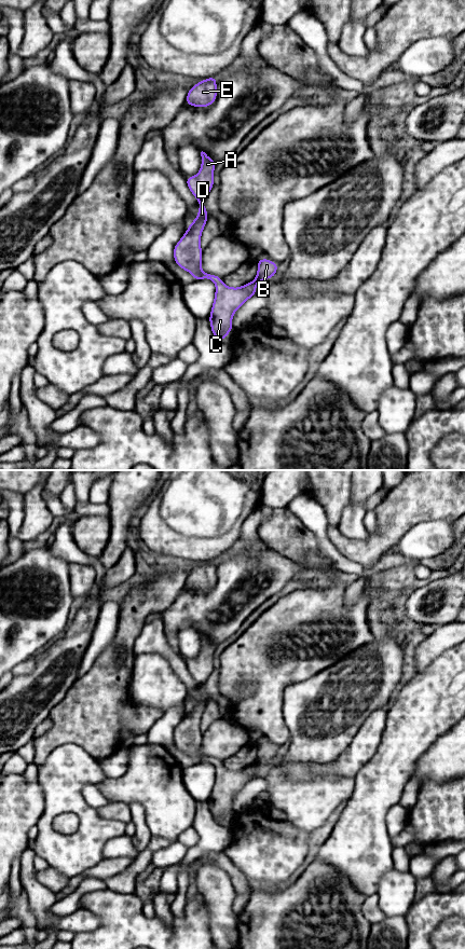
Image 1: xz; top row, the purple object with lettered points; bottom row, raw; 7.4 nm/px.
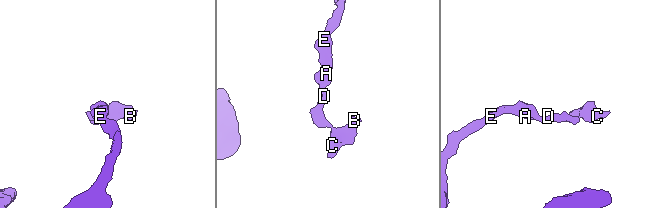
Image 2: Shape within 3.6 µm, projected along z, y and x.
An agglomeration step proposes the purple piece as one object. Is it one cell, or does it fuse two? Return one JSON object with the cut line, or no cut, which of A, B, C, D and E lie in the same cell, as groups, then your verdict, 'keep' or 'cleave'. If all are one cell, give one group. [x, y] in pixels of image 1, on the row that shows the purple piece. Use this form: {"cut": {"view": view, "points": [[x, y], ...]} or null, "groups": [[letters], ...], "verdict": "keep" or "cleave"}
{"cut": null, "groups": [["A", "B", "C", "D", "E"]], "verdict": "keep"}

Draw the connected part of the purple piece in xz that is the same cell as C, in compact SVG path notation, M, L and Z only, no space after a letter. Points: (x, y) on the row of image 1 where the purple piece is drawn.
M201 152L202 165L197 175L186 178L189 190L199 201L199 214L187 229L187 232L175 245L174 260L182 270L191 273L194 280L210 279L216 284L214 304L209 322L213 334L217 341L221 341L233 329L232 318L234 313L251 297L256 295L256 286L266 278L273 278L278 264L269 259L258 259L258 272L256 278L238 288L224 285L220 276L202 272L201 235L208 219L204 200L214 185L214 169L216 162L205 152Z

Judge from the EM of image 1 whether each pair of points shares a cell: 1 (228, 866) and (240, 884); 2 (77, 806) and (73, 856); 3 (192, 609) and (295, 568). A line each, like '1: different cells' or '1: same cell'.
1: same cell
2: same cell
3: same cell

